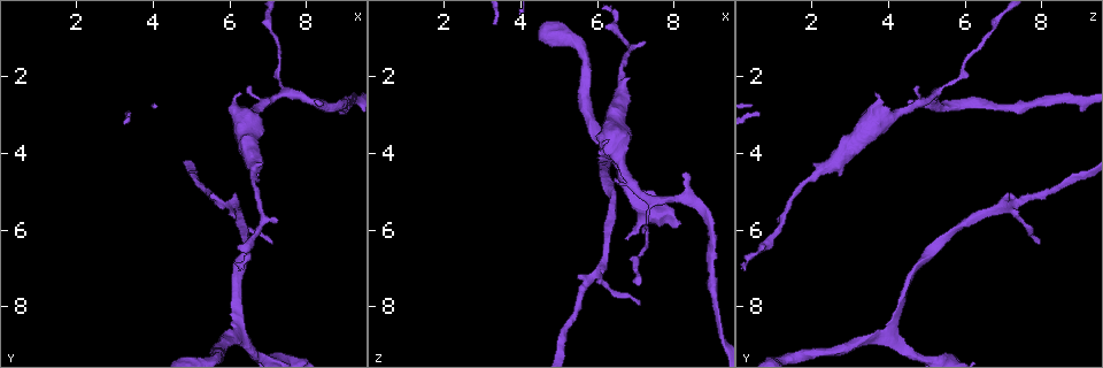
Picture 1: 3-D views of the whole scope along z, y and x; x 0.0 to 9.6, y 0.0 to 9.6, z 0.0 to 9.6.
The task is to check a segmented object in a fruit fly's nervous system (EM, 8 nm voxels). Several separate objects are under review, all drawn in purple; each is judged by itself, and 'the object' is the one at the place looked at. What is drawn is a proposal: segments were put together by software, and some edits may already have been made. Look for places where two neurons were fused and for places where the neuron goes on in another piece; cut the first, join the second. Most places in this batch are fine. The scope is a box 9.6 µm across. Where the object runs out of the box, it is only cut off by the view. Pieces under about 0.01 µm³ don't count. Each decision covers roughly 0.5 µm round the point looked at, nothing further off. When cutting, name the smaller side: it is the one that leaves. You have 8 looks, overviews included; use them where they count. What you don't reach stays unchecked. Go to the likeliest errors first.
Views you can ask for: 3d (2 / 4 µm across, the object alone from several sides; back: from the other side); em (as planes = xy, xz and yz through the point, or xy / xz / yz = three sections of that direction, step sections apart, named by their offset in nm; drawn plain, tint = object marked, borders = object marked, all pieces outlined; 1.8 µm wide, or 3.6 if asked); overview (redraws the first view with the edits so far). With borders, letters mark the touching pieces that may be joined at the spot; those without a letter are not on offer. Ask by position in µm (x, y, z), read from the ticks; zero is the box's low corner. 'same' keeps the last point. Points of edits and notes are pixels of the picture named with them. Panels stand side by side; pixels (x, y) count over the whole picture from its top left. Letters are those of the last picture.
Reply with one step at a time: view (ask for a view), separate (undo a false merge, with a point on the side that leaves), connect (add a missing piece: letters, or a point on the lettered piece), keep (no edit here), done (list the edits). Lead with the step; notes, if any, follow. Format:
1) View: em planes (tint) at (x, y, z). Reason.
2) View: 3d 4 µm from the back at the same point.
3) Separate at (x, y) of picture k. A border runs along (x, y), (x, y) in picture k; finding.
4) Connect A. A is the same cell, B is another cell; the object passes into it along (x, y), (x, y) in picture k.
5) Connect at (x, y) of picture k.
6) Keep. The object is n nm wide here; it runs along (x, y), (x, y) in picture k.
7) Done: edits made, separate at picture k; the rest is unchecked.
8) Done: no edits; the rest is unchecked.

View: 3d 4 µm at (8.30, 2.80, 4.50).

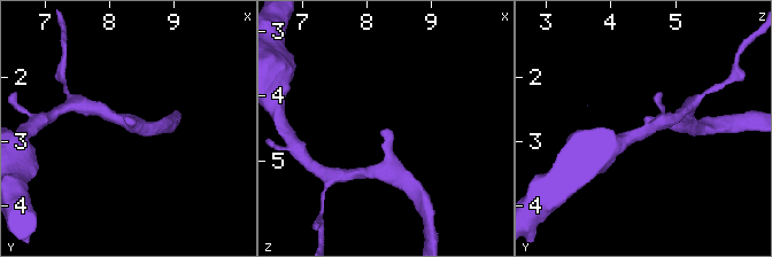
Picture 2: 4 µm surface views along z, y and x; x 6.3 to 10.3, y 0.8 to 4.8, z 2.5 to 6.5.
View: em 3.6 µm yz step 4 (borders) at (8.35, 2.75, 4.50).

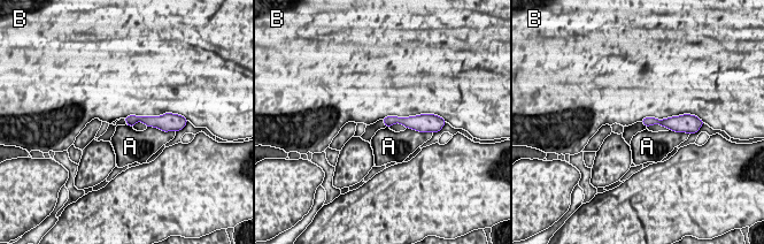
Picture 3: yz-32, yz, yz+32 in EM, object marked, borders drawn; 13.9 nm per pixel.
Keep. A and B are other cells; a border runs along (147, 126), (153, 126), (164, 132) in picture 3; none of them fits.

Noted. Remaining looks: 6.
View: 3d 2 µm at (6.30, 2.40, 3.65). Free end.

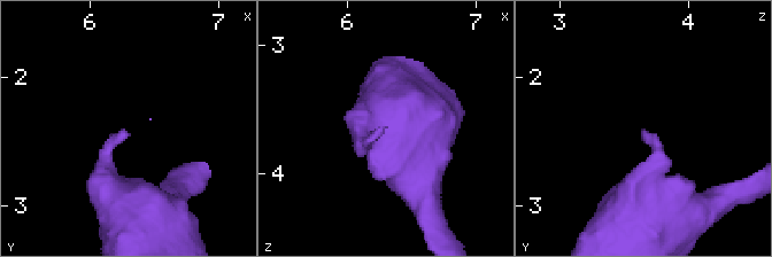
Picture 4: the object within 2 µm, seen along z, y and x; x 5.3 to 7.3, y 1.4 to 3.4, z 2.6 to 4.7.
View: em xz step 4 (borders) at (6.28, 2.44, 3.62). Need the tissue.

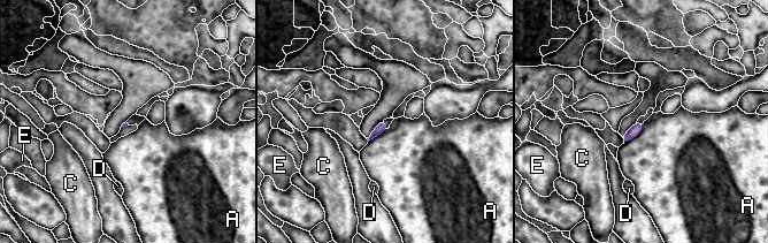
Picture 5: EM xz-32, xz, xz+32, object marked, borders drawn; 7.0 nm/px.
Keep. A, C, D and E are other cells; a border runs along (644, 122), (640, 130), (623, 144) in picture 5; none of them fits.

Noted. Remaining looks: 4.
View: 3d 4 µm from the back at (7.15, 6.40, 8.00). An open end.

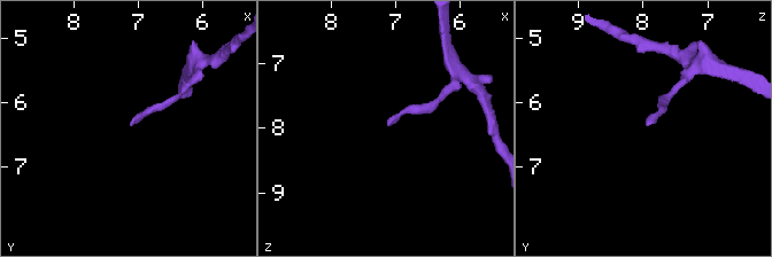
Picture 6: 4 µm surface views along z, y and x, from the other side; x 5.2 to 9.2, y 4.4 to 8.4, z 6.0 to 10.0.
View: em xz step 4 (borders) at (7.10, 6.35, 7.90). Now the EM.

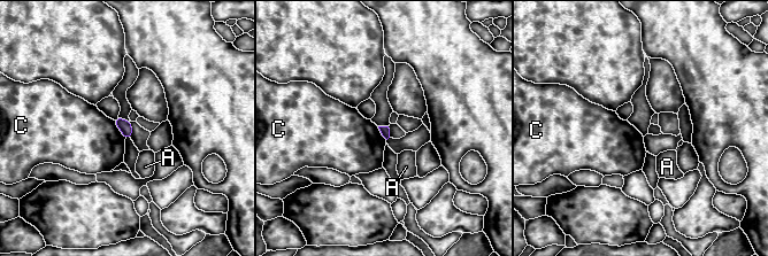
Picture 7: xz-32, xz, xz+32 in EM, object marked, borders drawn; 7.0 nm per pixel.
View: em planes (borders) at the same point.

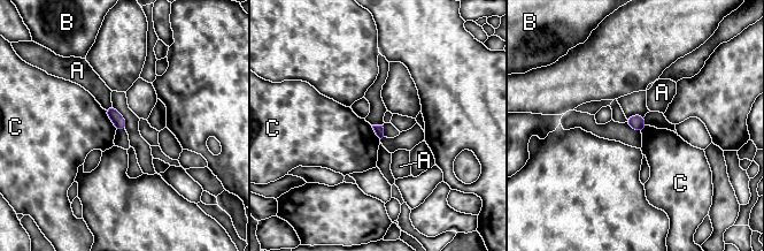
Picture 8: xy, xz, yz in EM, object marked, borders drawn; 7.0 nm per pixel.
Keep. A, B and C are other cells; a border runs along (103, 109), (116, 129) in picture 8; none of them fits.

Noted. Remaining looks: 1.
Done: no edits; the rest is unchecked.

